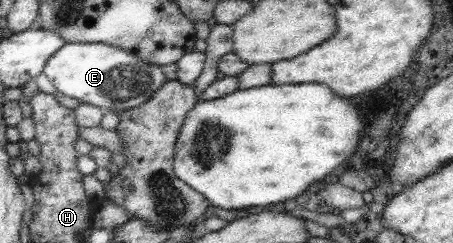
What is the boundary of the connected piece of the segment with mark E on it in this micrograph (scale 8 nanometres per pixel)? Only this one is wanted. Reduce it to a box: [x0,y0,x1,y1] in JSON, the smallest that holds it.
[42,43,164,112]

